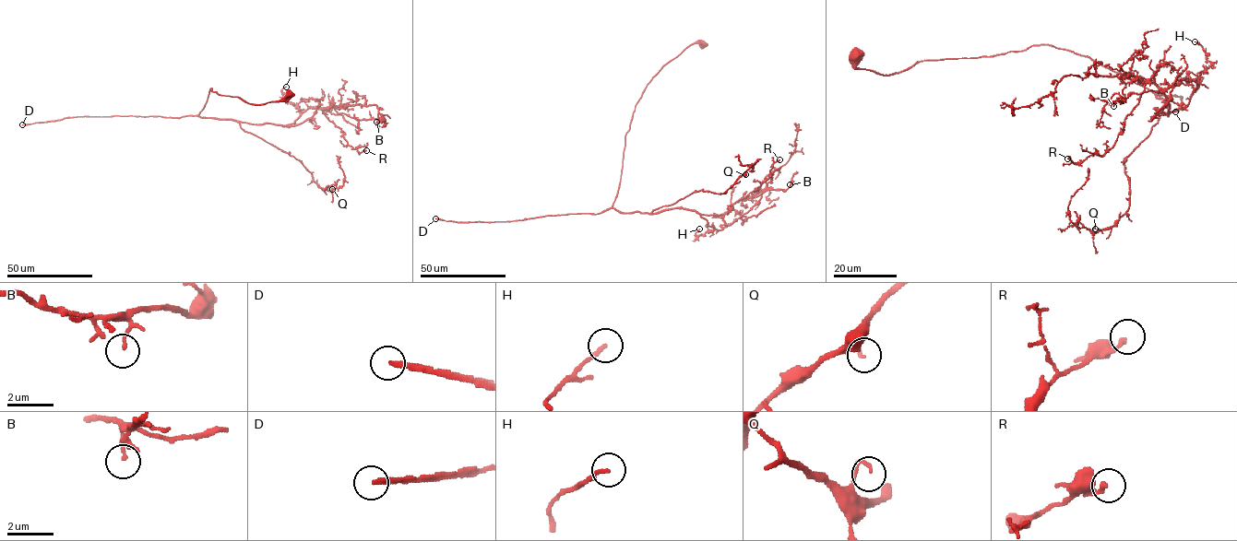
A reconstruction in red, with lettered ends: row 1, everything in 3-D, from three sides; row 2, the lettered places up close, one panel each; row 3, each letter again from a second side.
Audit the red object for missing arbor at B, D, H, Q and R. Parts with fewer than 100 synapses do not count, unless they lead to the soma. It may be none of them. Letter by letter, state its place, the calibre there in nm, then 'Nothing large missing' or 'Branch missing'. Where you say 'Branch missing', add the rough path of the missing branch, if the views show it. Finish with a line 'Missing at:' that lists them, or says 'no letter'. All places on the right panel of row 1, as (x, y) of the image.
B: Place: (1113, 106). Thickness 130 nm. Nothing large missing
D: Place: (1175, 111). Thickness 200 nm. Nothing large missing
H: Place: (1195, 41). Thickness 150 nm. Nothing large missing
Q: Place: (1095, 229). Thickness 130 nm. Nothing large missing
R: Place: (1067, 158). Thickness 200 nm. Nothing large missing
Missing at: no letter

